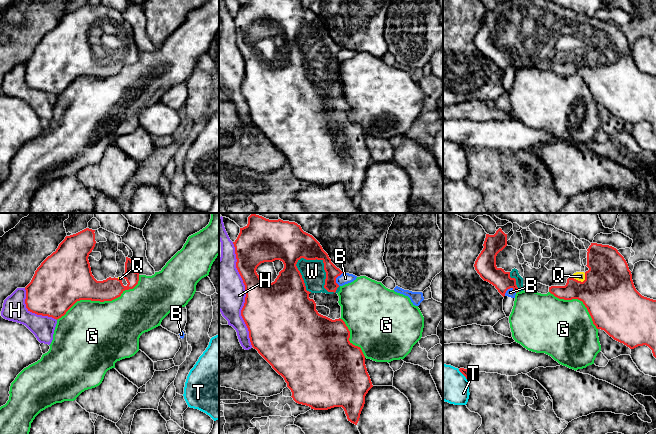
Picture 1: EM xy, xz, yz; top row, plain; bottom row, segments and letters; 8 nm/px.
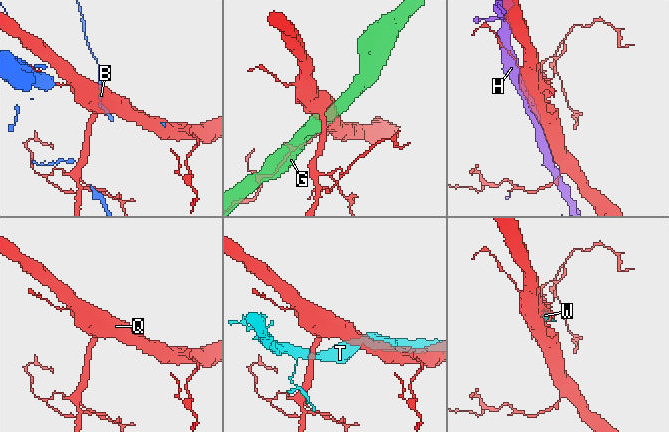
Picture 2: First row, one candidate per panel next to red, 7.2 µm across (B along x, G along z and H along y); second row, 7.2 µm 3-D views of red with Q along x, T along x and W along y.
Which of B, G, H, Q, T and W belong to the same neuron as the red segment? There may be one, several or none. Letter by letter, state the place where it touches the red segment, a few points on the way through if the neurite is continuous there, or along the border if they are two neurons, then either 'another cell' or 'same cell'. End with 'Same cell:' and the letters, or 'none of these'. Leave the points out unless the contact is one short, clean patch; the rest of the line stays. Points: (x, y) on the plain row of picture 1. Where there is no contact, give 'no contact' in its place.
B: contact yz (509, 64); border yz (516, 68), (509, 64), (504, 71); another cell
G: contact xy (100, 77); another cell
H: contact xz (245, 69); another cell
Q: contact yz (580, 57); way yz (608, 68), (586, 63), (580, 57), (580, 52); same cell
T: contact yz (463, 150); border yz (458, 145), (468, 155); another cell
W: contact xz (324, 44); same cell
Same cell: Q, W

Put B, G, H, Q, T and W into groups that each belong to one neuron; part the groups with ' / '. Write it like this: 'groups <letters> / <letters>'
groups B / G / H / Q W / T

